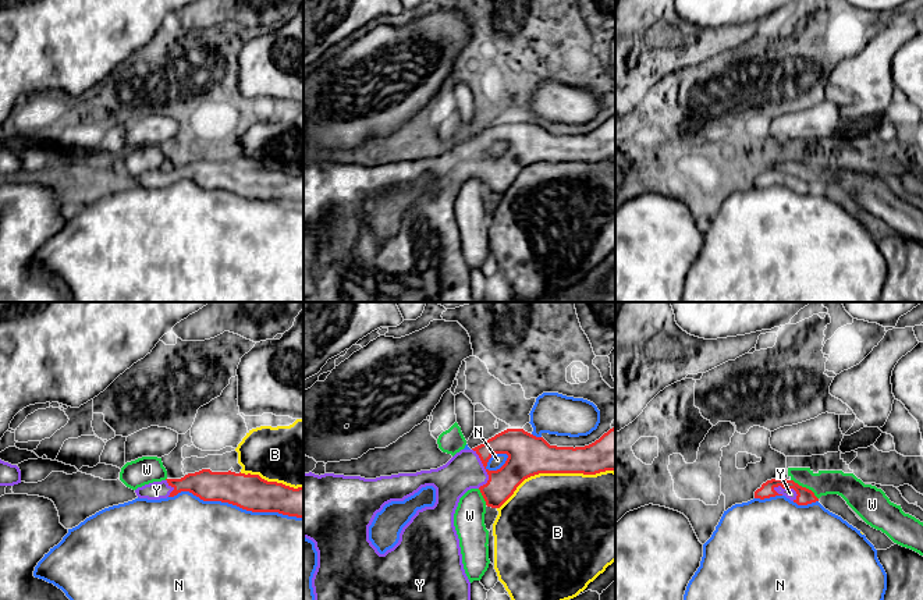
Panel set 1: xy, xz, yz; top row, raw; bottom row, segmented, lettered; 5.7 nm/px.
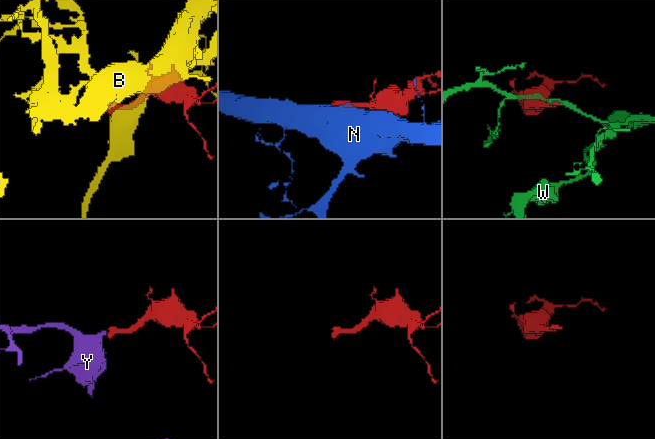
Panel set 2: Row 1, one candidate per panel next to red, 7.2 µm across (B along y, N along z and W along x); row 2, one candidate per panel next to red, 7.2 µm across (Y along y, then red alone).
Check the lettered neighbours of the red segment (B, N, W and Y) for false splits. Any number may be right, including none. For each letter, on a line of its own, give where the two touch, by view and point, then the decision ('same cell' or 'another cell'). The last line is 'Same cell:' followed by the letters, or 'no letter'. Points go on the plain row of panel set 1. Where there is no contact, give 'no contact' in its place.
B: meets red in xz at (554, 160); another cell
N: meets red in xy at (235, 192); another cell
W: meets red in yz at (805, 176); another cell
Y: meets red in xz at (485, 156); same cell
Same cell: Y

